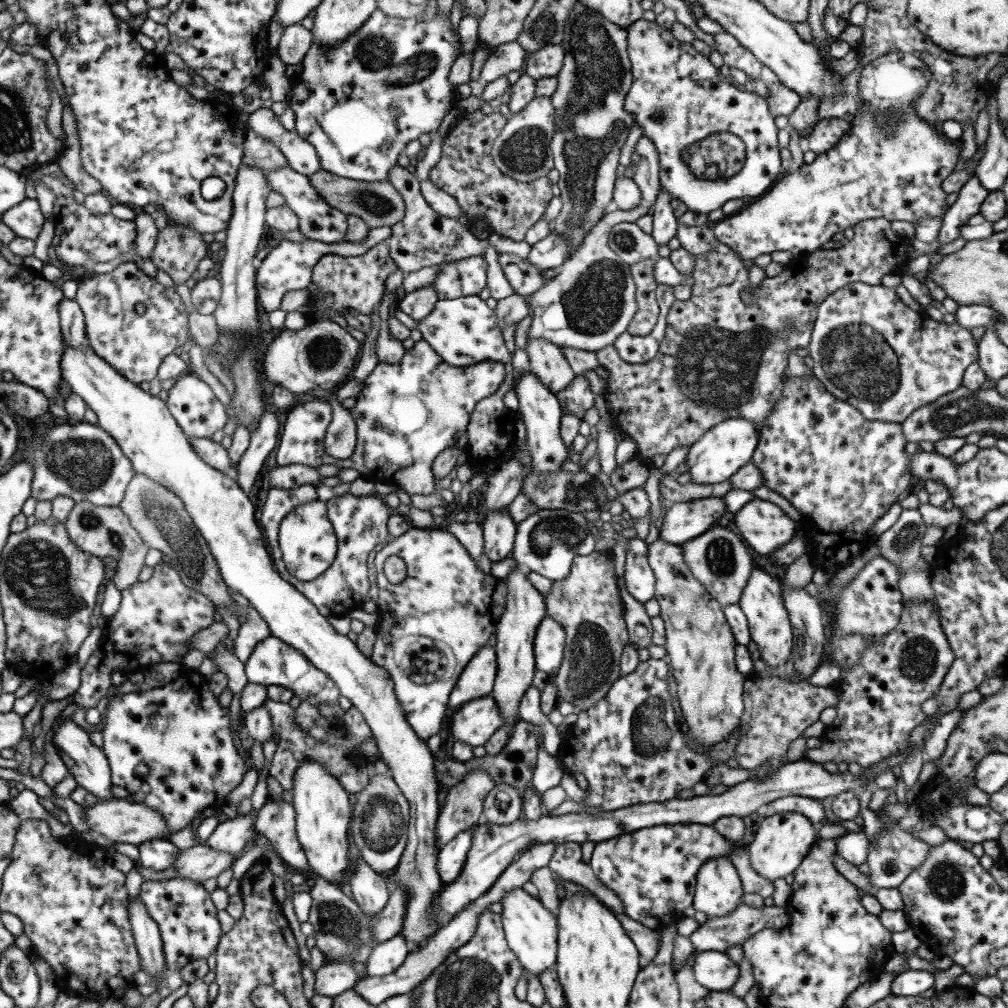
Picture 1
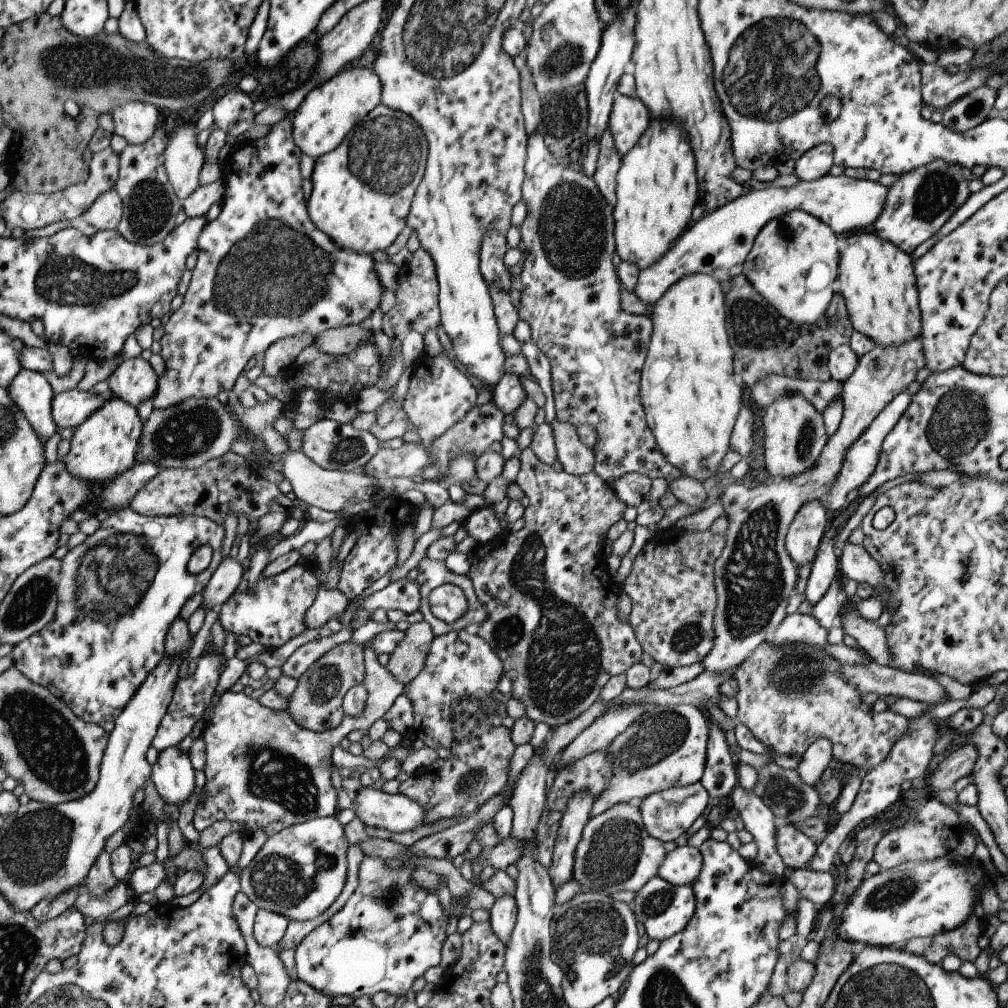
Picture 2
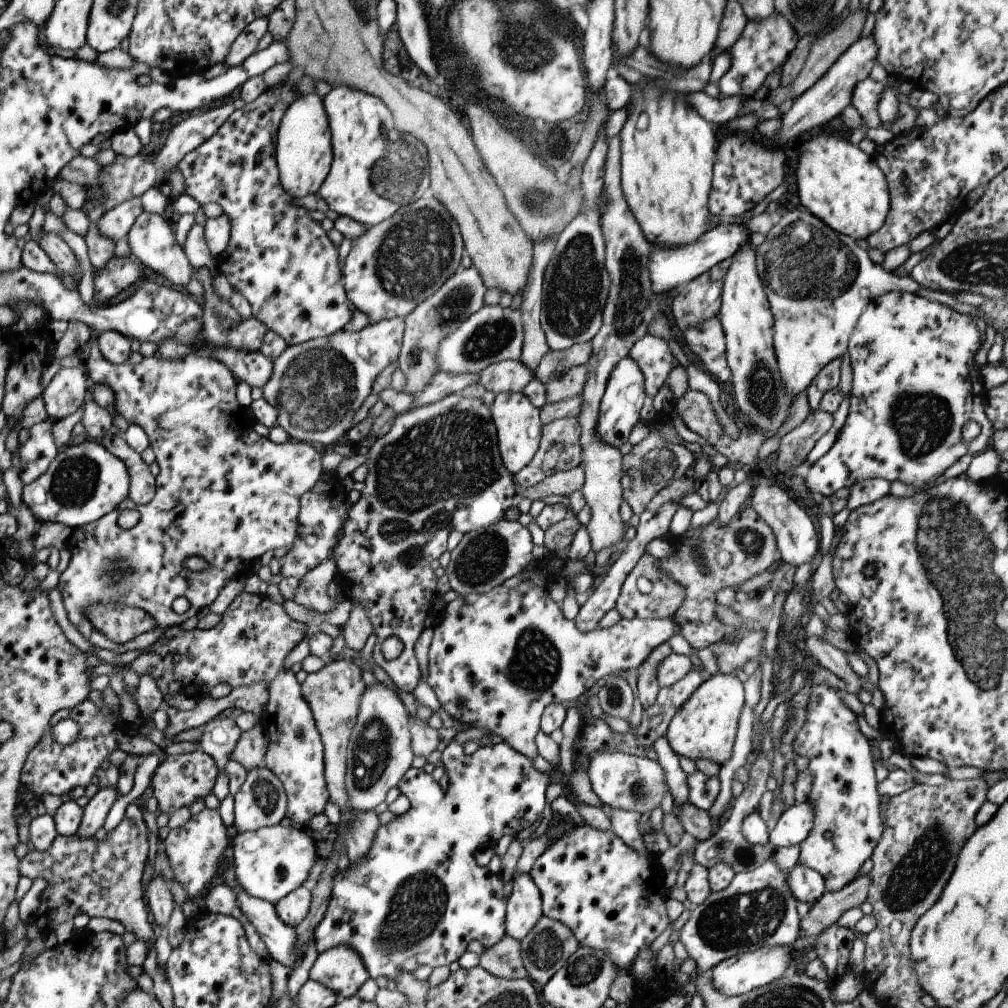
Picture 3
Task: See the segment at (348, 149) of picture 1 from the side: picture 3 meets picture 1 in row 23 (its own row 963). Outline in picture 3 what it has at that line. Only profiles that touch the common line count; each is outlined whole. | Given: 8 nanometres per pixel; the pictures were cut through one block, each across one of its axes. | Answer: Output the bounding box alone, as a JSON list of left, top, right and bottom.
[312,739,553,983]

